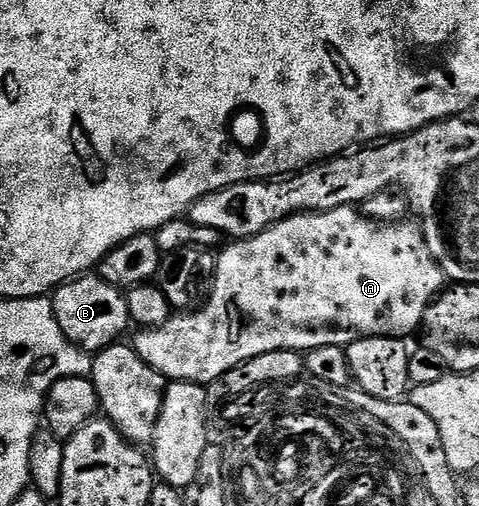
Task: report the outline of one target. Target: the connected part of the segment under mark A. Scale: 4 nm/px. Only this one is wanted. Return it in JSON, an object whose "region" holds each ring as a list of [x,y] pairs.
{"region":[[[353,206],[344,208],[332,208],[326,212],[303,212],[296,216],[288,216],[278,224],[272,224],[267,230],[263,230],[254,236],[234,239],[226,243],[220,249],[217,256],[217,277],[213,280],[213,292],[209,299],[200,308],[191,312],[170,315],[167,322],[156,326],[145,326],[134,340],[131,347],[166,381],[176,382],[186,380],[189,384],[212,385],[214,380],[220,380],[227,370],[255,358],[259,354],[267,354],[271,350],[291,350],[292,352],[306,353],[319,346],[339,346],[345,348],[356,340],[362,340],[368,336],[395,336],[409,338],[413,331],[420,329],[425,322],[425,315],[429,305],[441,295],[447,284],[445,271],[439,266],[439,262],[431,254],[431,250],[425,241],[420,227],[416,223],[390,222],[388,220],[372,220],[364,211]]]}

